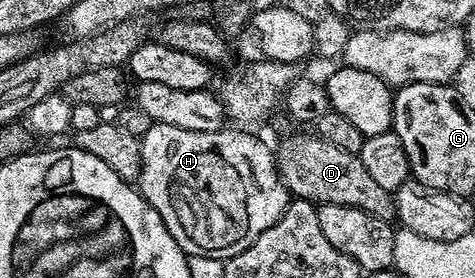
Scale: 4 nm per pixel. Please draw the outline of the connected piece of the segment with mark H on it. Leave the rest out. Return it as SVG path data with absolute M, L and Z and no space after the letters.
M156 122L150 125L142 140L142 174L137 185L142 194L160 212L160 220L172 232L172 240L188 256L208 256L229 260L244 252L272 224L282 219L292 195L278 175L276 154L258 138L242 128L223 128L196 132Z

